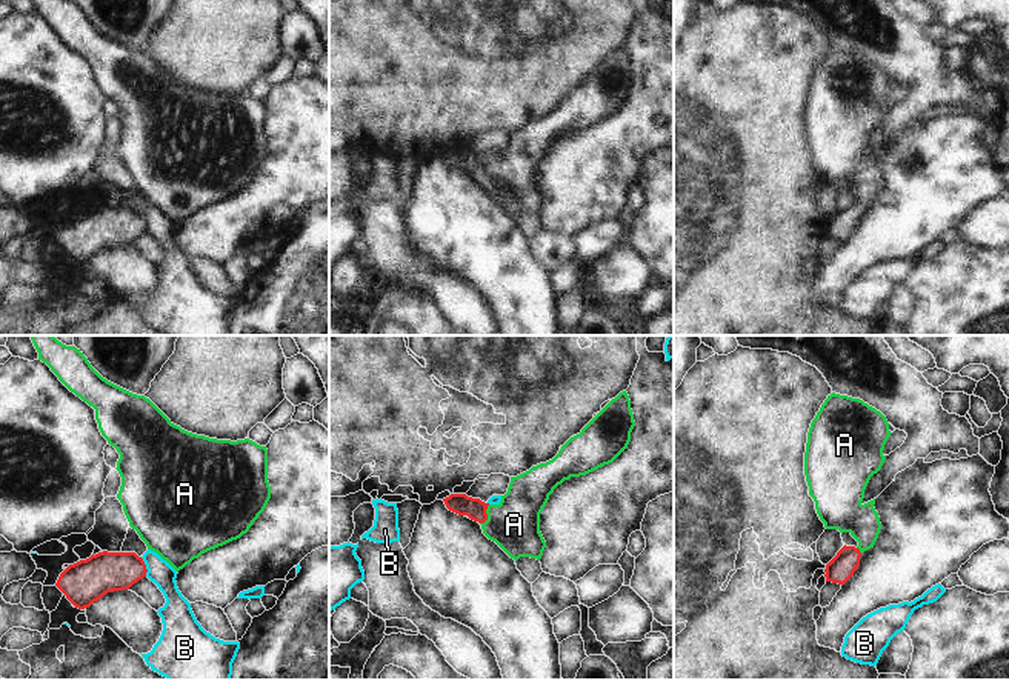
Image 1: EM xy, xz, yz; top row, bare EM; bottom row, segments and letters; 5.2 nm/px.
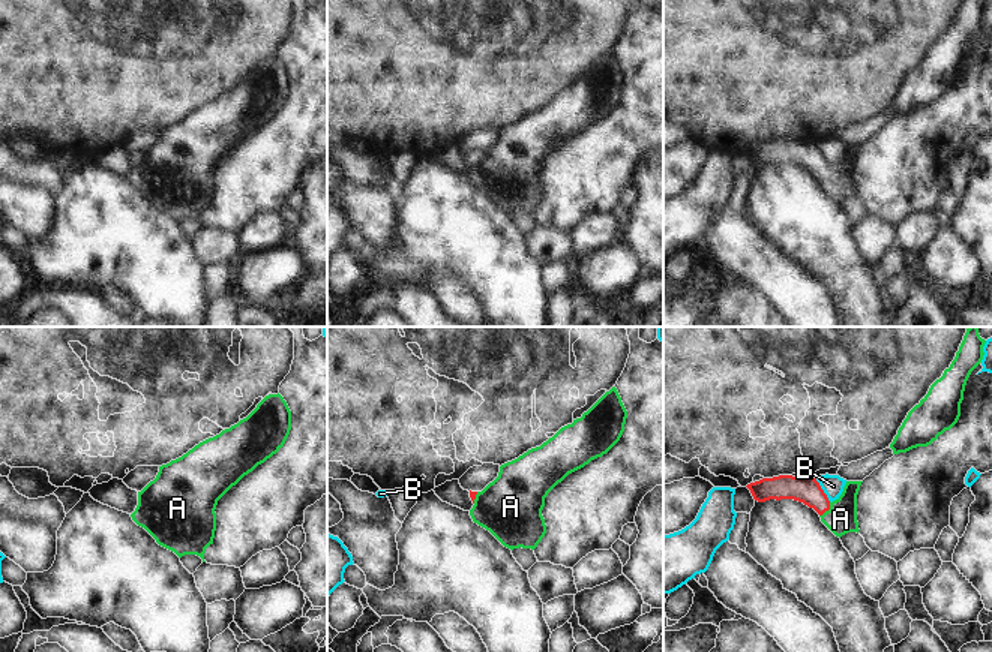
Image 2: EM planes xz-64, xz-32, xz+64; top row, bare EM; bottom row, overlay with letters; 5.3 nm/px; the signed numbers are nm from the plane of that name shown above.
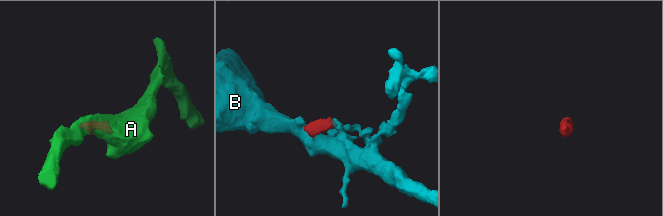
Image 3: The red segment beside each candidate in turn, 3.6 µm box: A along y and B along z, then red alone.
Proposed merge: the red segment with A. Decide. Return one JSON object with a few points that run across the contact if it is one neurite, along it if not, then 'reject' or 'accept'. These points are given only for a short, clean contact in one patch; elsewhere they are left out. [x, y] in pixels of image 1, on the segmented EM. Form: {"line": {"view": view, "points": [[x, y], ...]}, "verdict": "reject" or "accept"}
{"line": {"view": "xz", "points": [[460, 503], [486, 516], [500, 523], [514, 525]]}, "verdict": "accept"}

